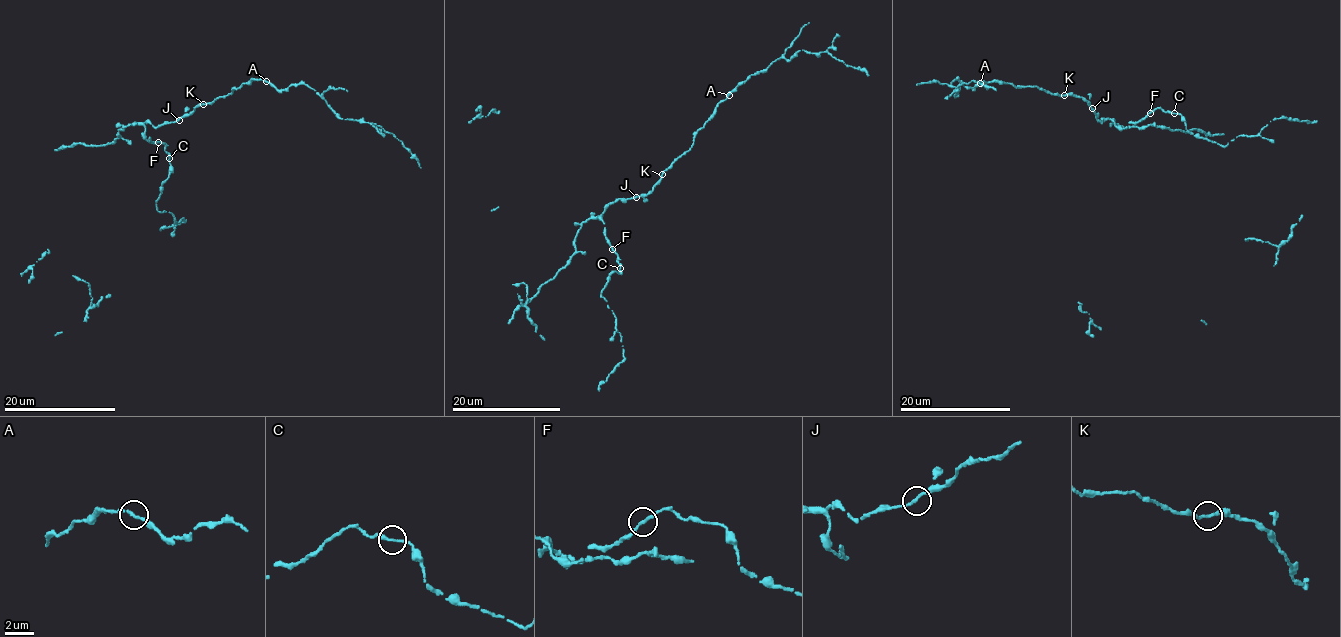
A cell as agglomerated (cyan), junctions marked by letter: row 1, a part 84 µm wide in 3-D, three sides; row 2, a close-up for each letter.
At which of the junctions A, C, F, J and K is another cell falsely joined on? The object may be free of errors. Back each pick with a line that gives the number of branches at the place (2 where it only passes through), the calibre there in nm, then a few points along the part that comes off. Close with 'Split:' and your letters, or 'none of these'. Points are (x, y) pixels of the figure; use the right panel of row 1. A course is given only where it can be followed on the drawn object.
Split: none of these

